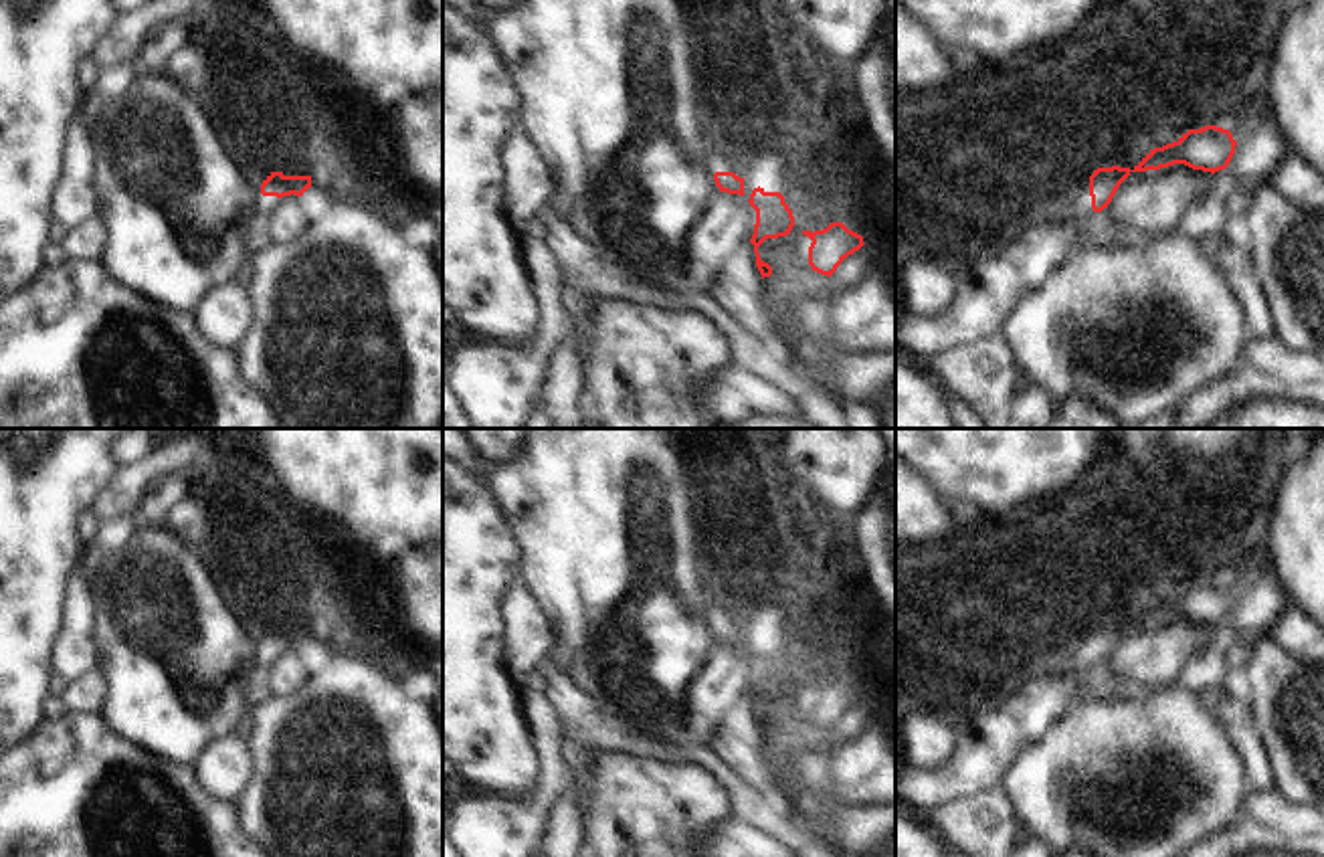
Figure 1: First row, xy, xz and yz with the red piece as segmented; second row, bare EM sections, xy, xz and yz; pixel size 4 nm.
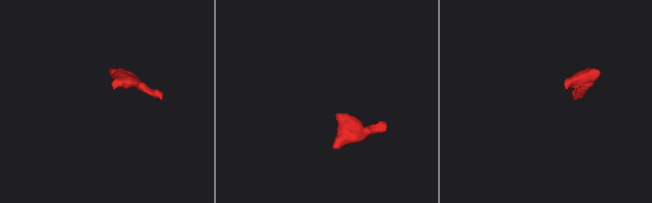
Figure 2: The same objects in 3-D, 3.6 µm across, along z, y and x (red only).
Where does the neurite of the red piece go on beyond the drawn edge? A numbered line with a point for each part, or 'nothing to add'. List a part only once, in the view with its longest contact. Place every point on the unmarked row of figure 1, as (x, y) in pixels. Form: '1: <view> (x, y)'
1: yz (1246, 570)
2: yz (1076, 659)

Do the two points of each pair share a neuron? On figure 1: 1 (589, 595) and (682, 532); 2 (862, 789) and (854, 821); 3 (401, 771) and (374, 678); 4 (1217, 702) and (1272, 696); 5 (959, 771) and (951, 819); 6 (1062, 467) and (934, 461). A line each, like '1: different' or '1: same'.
1: same
2: different
3: same
4: different
5: different
6: same

